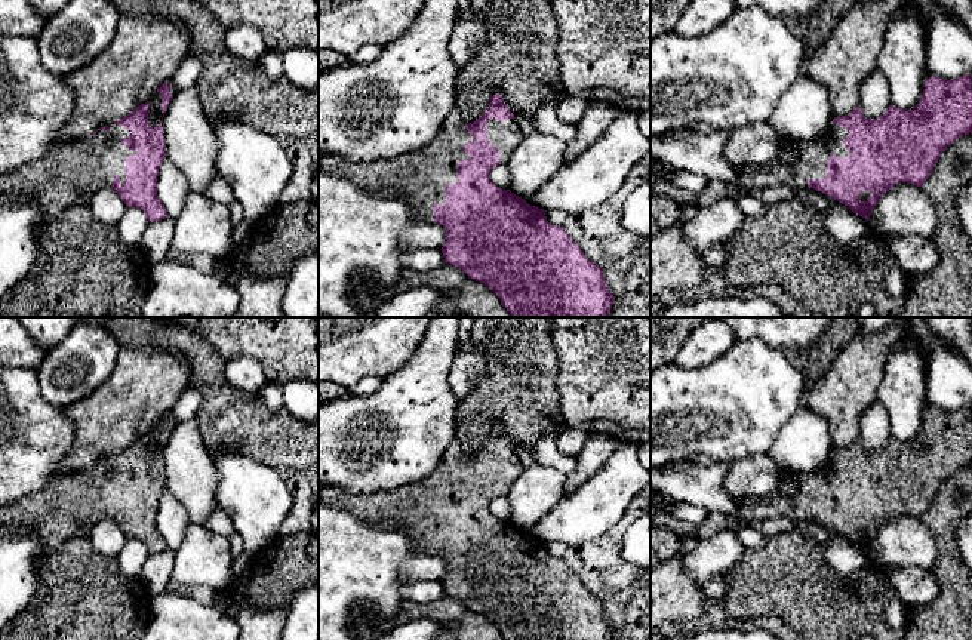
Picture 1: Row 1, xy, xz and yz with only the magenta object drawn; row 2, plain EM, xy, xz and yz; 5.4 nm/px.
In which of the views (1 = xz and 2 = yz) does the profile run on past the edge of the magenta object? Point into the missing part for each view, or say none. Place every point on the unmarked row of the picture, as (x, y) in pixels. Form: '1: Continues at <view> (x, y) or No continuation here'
1: Continues at xz (420, 508)
2: Continues at yz (811, 488)

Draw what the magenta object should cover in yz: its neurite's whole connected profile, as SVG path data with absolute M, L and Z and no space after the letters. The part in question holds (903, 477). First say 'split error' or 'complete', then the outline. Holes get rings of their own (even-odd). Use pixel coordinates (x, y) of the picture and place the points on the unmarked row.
split error | M972 406L954 412L931 407L913 441L902 441L892 436L883 447L870 452L858 437L850 446L834 449L819 470L787 471L796 484L793 495L773 502L757 501L739 507L736 516L710 513L693 538L710 539L725 529L748 526L751 521L809 519L870 553L874 538L886 523L901 514L923 519L947 479L969 465L972 465Z

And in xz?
split error | M496 424L477 452L456 437L437 467L419 481L372 493L324 487L320 498L372 526L407 533L418 551L443 557L445 594L486 616L505 640L612 640L615 628L602 599L584 587L563 559L550 556L544 541L490 513L492 501L508 495L523 468L517 450Z

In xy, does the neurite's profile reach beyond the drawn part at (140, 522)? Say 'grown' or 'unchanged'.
grown

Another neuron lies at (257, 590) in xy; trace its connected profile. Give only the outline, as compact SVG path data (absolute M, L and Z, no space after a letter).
M279 535L250 559L250 578L239 593L247 594L252 606L259 609L284 609L296 590L319 585L319 559L313 559L307 550L311 535Z

